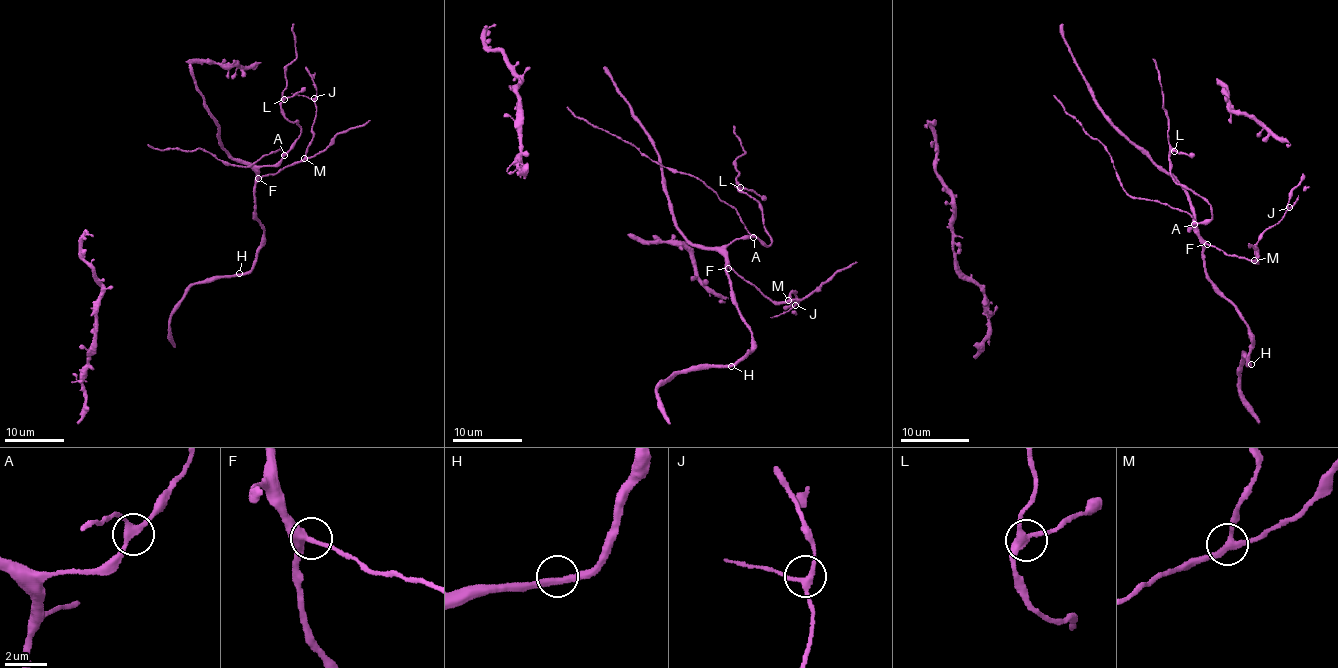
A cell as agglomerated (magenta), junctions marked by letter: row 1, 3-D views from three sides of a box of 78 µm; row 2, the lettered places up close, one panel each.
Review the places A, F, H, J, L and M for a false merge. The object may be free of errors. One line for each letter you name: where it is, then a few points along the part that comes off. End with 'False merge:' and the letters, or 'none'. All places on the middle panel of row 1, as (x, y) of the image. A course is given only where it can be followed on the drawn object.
False merge: none

